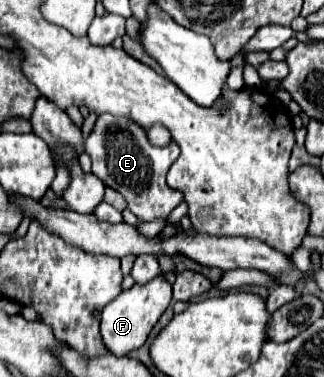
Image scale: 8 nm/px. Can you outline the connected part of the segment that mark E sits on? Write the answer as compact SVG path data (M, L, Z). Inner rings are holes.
M107 113L99 115L91 135L85 141L85 153L89 153L93 161L93 175L99 177L107 187L119 191L139 221L153 221L159 217L165 219L183 201L181 191L175 191L165 183L169 165L173 165L173 161L179 157L177 143L171 141L165 147L151 145L147 131L135 121ZM107 121L113 123L107 125Z

